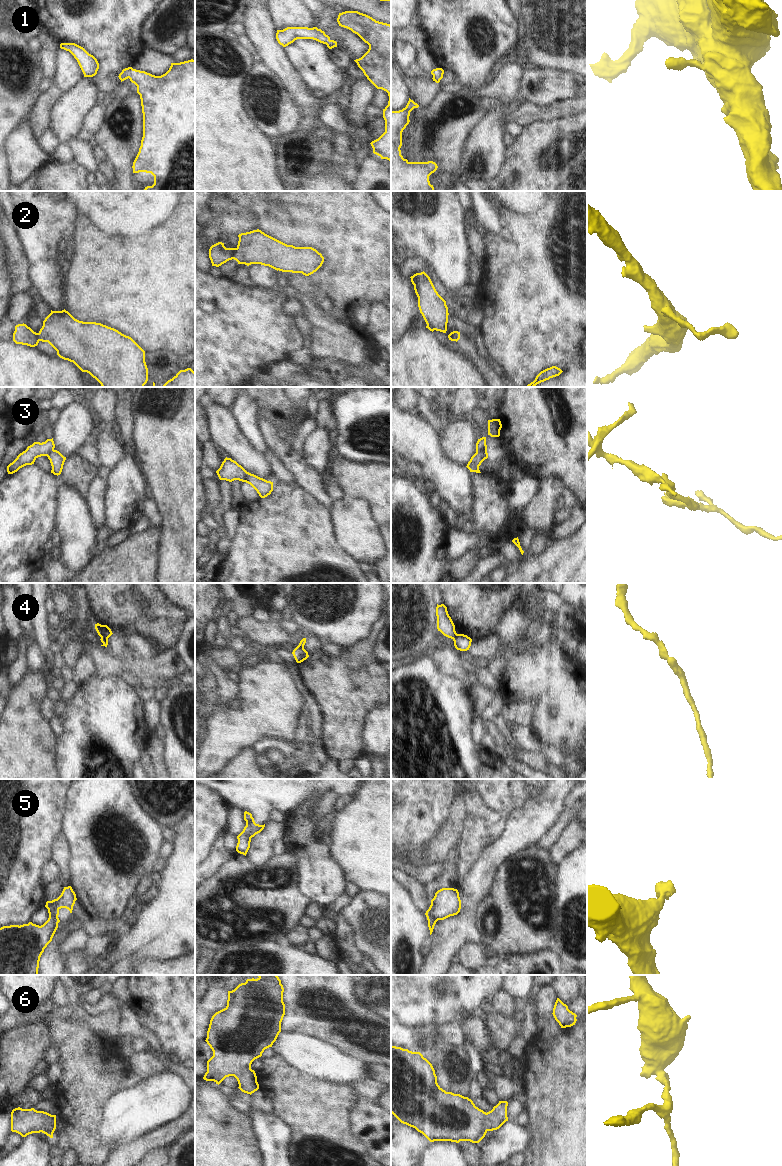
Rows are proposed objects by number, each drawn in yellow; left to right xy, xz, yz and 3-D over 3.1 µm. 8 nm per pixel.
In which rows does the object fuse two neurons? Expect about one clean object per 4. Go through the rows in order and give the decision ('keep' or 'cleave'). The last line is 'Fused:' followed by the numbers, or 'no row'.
1: keep
2: cleave
3: cleave
4: cleave
5: cleave
6: keep
Fused: 2, 3, 4, 5

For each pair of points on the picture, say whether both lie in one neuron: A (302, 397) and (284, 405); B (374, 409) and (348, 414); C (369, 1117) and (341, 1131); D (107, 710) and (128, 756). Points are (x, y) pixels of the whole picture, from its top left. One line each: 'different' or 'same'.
A: different
B: same
C: different
D: same

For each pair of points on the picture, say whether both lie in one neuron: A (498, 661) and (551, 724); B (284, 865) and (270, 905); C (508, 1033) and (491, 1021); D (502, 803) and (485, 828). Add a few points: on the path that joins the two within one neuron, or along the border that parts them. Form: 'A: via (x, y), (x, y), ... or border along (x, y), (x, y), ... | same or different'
A: border along (500, 654), (504, 659), (504, 672), (499, 681) | different
B: via (280, 875), (270, 895) | same
C: via (504, 1030), (495, 1022) | same
D: border along (480, 794), (493, 809), (509, 812) | different

